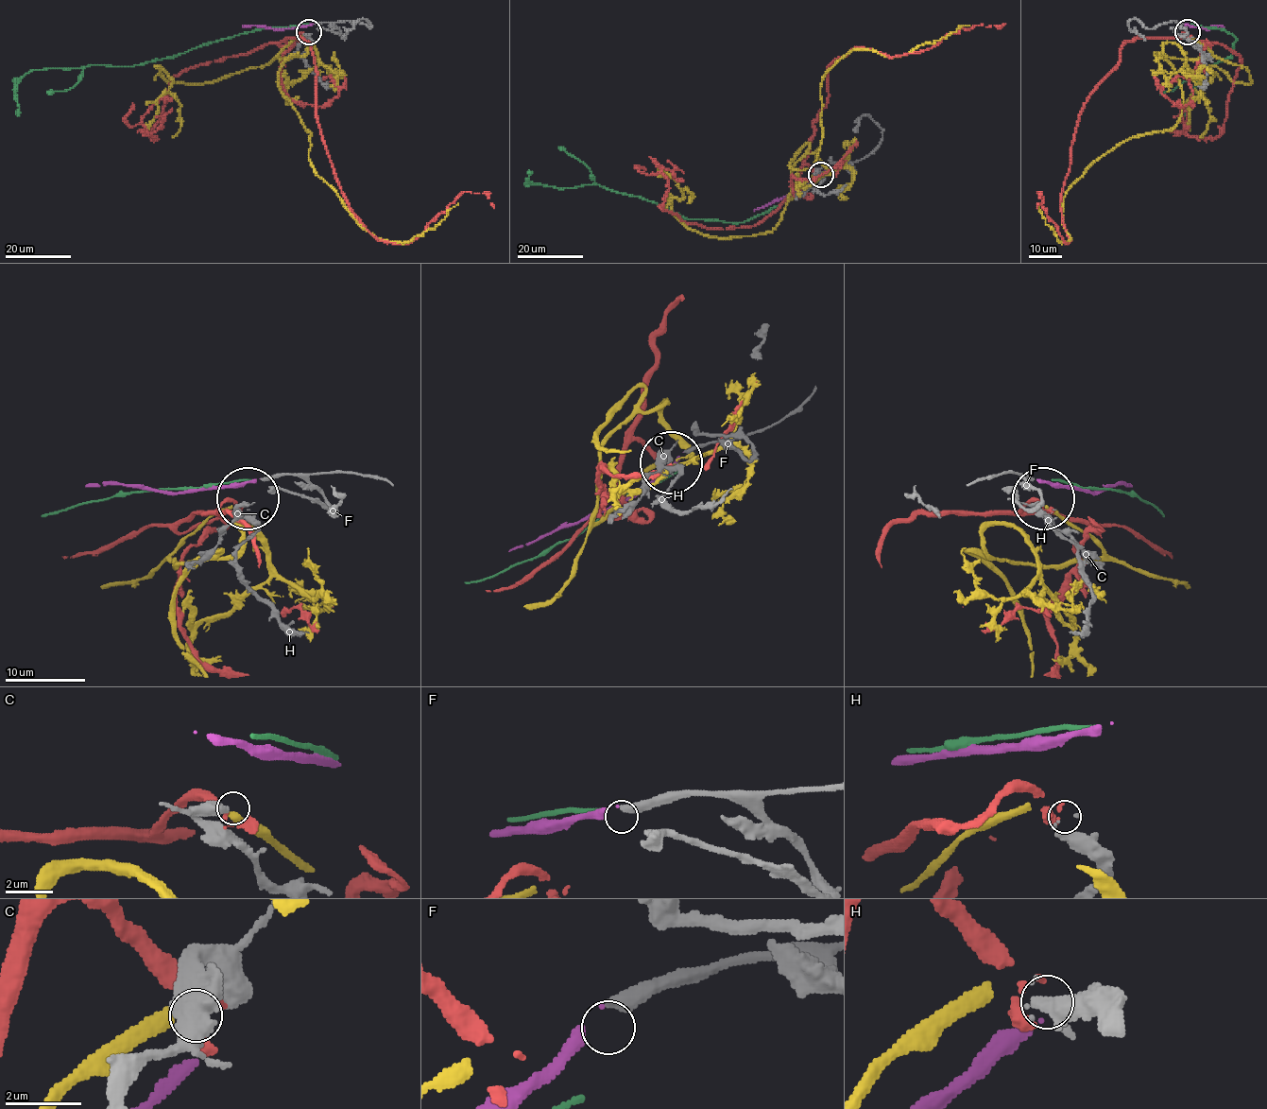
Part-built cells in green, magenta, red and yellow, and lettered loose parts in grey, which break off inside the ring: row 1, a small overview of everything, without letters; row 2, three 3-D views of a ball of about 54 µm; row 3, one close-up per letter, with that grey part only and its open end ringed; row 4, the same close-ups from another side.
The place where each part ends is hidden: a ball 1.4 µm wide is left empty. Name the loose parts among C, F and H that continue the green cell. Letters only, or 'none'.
none

